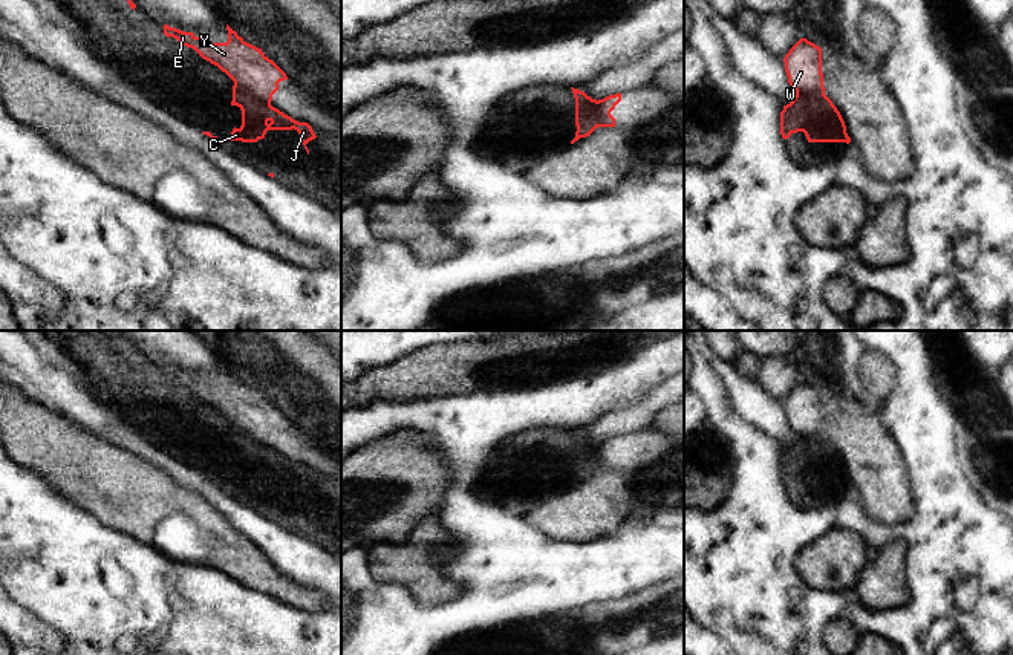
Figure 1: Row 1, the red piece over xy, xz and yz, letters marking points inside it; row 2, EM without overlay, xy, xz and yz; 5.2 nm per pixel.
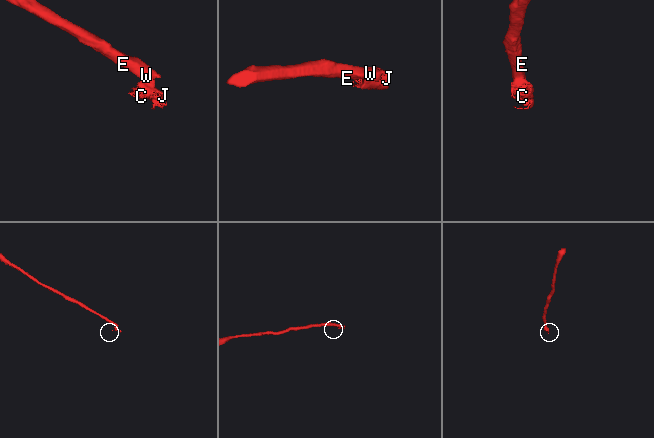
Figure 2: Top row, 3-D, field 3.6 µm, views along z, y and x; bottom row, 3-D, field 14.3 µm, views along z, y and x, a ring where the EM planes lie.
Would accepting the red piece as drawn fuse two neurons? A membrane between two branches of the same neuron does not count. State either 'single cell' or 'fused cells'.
fused cells

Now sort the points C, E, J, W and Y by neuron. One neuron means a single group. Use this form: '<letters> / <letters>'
C J / E W Y

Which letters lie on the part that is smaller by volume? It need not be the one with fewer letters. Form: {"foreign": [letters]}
{"foreign": ["C", "J"]}

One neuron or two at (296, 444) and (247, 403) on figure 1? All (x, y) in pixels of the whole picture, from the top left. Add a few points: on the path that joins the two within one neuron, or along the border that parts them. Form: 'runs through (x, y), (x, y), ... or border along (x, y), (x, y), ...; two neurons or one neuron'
runs through (283, 436), (259, 415); one neuron

